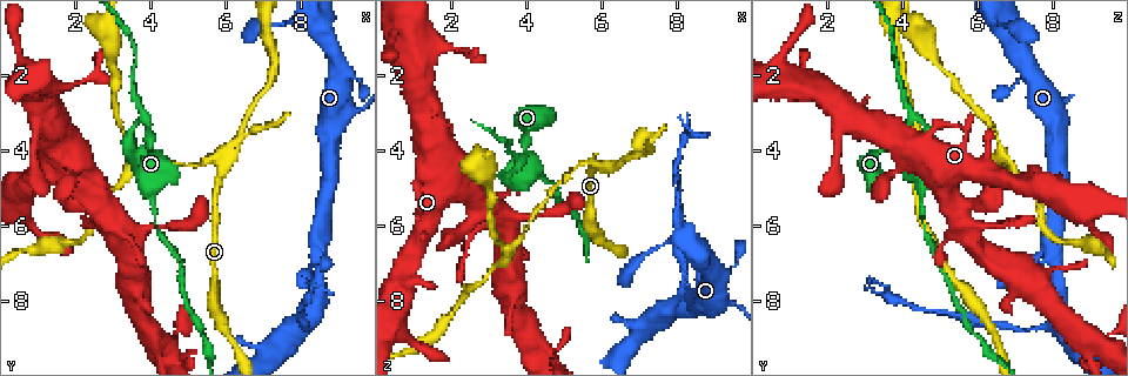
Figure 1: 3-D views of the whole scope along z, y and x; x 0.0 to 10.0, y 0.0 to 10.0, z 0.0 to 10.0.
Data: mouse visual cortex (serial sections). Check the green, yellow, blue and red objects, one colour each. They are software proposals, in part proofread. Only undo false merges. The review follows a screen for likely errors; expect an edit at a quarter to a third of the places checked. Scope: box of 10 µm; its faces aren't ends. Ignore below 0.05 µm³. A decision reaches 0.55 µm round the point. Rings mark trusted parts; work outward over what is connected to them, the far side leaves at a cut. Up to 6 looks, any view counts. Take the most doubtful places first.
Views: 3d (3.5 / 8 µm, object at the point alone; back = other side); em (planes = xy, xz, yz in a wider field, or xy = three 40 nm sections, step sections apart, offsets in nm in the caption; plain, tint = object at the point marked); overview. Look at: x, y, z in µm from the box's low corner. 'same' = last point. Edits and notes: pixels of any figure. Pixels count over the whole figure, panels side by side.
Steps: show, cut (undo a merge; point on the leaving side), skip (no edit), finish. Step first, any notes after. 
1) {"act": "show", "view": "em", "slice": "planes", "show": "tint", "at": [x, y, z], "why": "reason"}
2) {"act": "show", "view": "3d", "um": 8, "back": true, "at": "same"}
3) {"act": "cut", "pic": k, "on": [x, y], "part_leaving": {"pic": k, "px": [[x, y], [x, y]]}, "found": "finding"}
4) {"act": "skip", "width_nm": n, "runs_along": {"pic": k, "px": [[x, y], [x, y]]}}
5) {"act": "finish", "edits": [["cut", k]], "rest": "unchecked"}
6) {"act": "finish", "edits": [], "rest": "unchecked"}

{"act": "show", "view": "3d", "um": 8, "at": [5.90, 4.30, 4.35], "why": "three arms meet"}

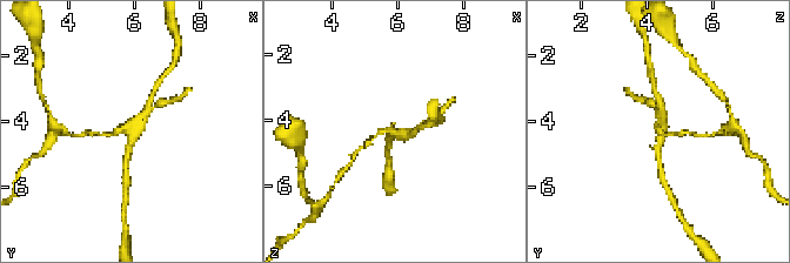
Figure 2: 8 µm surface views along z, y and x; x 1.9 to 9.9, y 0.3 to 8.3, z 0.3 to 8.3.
{"act": "show", "view": "3d", "um": 3.5, "at": "same", "why": "zoom in"}

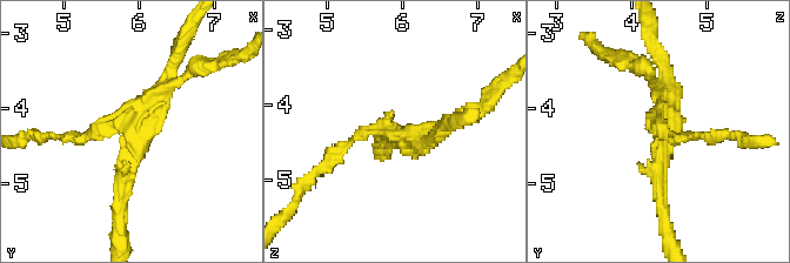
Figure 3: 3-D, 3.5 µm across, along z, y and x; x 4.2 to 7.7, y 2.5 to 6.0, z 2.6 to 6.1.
{"act": "cut", "pic": 3, "on": [201, 63], "part_leaving": {"pic": 3, "px": [[126, 123], [79, 141], [39, 137]]}, "found": "a second cell is stuck on"}

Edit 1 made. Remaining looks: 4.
{"act": "show", "view": "overview", "why": "see it whole again"}

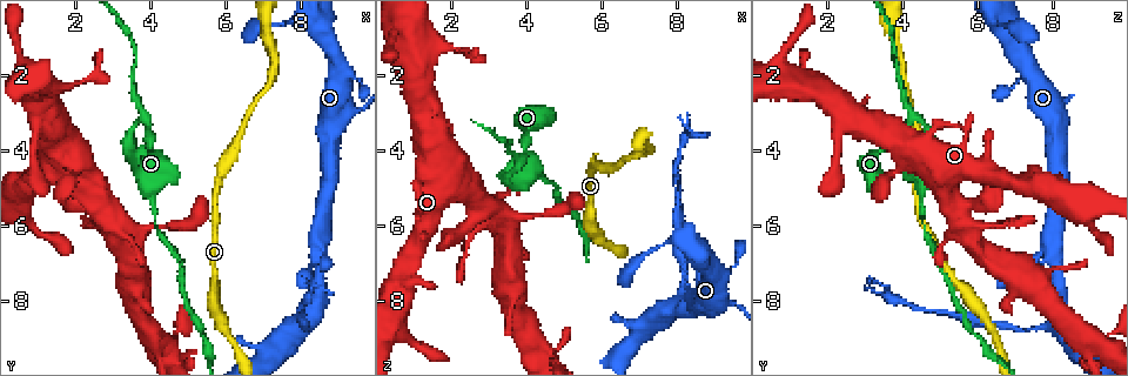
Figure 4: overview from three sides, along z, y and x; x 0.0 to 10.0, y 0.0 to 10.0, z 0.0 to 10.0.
{"act": "show", "view": "3d", "um": 3.5, "at": [3.90, 3.10, 4.25]}

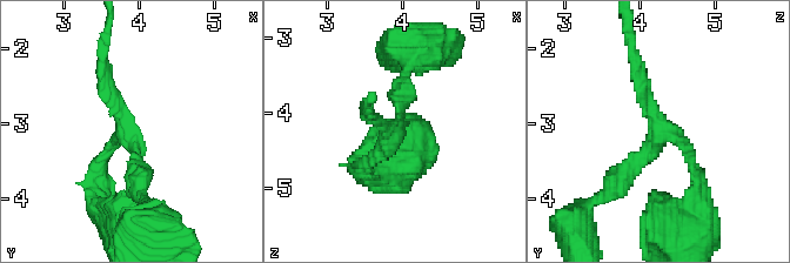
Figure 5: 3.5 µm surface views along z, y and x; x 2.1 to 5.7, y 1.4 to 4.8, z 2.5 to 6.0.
{"act": "show", "view": "em", "slice": "xy", "step": 3, "show": "tint", "at": [3.90, 3.15, 4.25], "why": "need the tissue"}

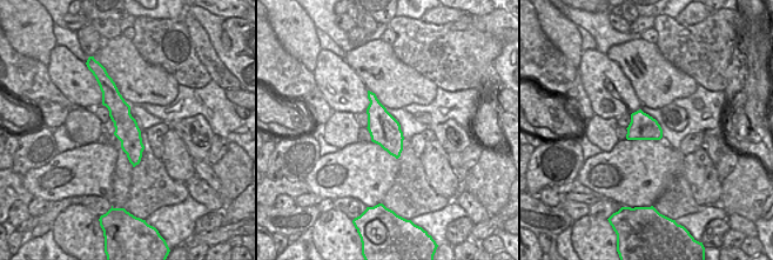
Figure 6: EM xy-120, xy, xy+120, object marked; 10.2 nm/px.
{"act": "skip", "runs_along": {"pic": 5, "px": [[402, 81], [399, 129], [363, 174]]}, "found": "continuous, no second cell"}

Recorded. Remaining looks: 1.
{"act": "show", "view": "3d", "um": 3.5, "at": [8.20, 8.70, 7.85], "why": "branch point"}

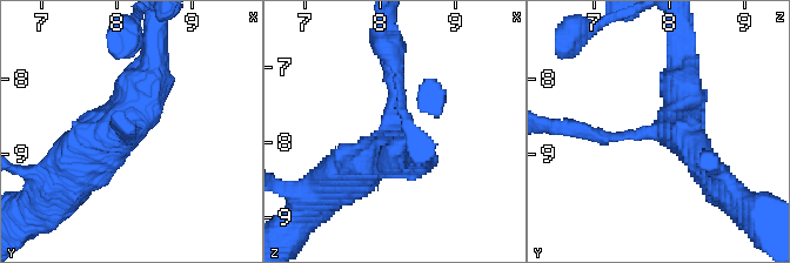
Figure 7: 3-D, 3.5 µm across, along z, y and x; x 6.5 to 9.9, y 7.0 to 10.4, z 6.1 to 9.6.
{"act": "cut", "pic": 7, "on": [582, 127], "arms": 3, "arm_widths_nm": [150, 400, 450], "part_leaving": {"pic": 7, "px": [[620, 135], [560, 128]]}, "found": "two cells meet here"}

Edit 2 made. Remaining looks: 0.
{"act": "finish", "edits": [["cut", 3], ["cut", 7]], "rest": "unchecked"}

